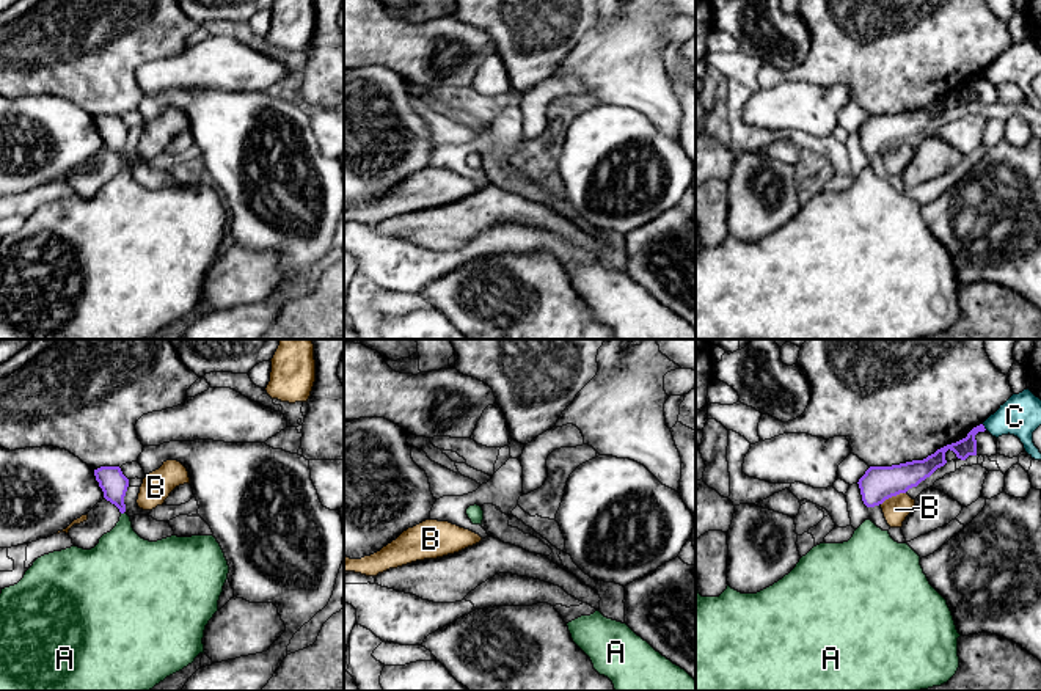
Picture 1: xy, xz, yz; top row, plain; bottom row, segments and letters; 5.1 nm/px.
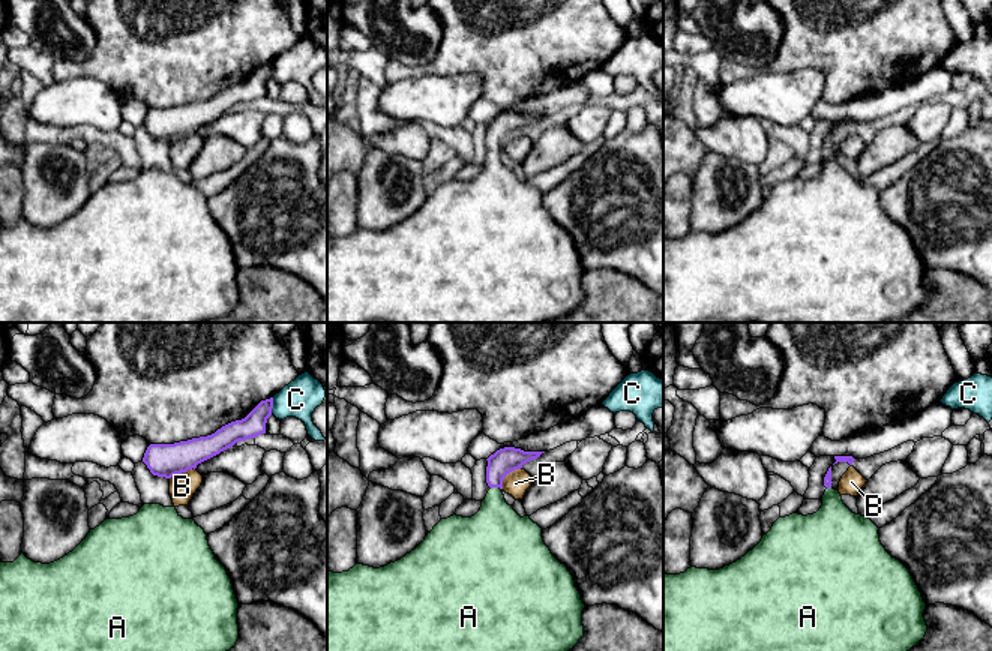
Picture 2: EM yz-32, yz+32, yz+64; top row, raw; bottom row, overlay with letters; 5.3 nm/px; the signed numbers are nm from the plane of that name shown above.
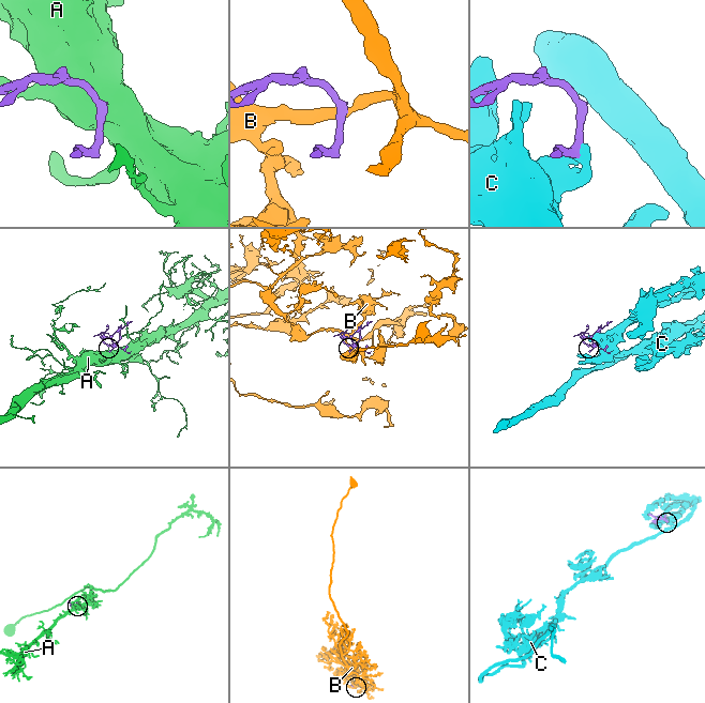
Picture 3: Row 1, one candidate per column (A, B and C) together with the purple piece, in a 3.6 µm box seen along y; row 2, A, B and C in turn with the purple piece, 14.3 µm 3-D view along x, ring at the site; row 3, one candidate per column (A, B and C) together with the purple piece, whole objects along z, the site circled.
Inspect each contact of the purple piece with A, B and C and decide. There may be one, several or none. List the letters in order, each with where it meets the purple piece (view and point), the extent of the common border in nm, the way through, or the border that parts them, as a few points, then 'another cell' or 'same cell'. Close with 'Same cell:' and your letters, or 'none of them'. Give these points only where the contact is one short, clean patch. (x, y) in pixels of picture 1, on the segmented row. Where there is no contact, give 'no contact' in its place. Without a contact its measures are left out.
A: meets purple in xy at (123, 512); contact 30 nm long; runs through xy (112, 481), (123, 512), (121, 561); same cell
B: meets purple in yz at (892, 495); contact 140 nm long; border along yz (905, 492), (889, 497), (881, 504); another cell
C: meets purple in yz at (983, 427); contact 40 nm long; border along yz (982, 424), (986, 429); another cell
Same cell: A

